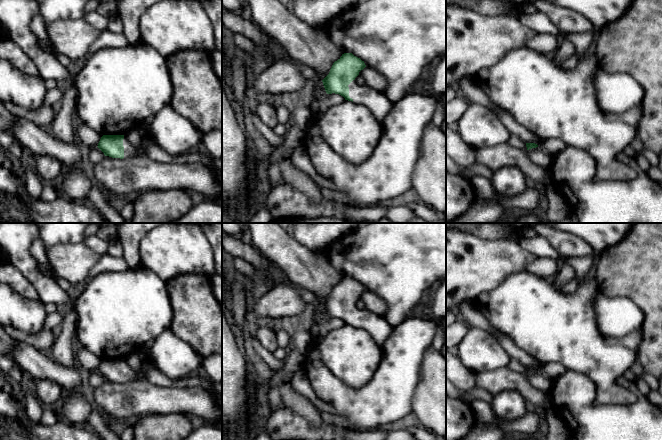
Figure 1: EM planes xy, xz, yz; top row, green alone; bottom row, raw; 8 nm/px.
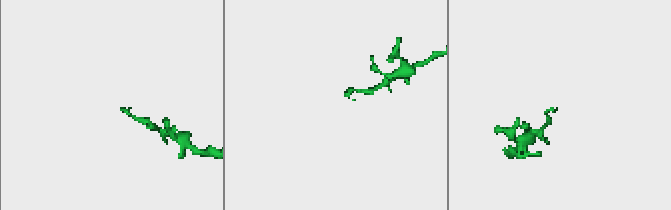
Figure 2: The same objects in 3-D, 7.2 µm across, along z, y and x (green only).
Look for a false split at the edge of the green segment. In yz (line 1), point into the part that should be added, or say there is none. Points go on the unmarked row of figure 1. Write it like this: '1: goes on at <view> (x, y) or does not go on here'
1: does not go on here

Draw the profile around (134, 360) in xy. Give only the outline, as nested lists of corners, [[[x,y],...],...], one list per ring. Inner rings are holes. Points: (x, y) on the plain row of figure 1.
[[[135,351],[124,358],[128,365],[136,372],[138,372],[143,364],[143,359],[141,358],[140,352]]]

